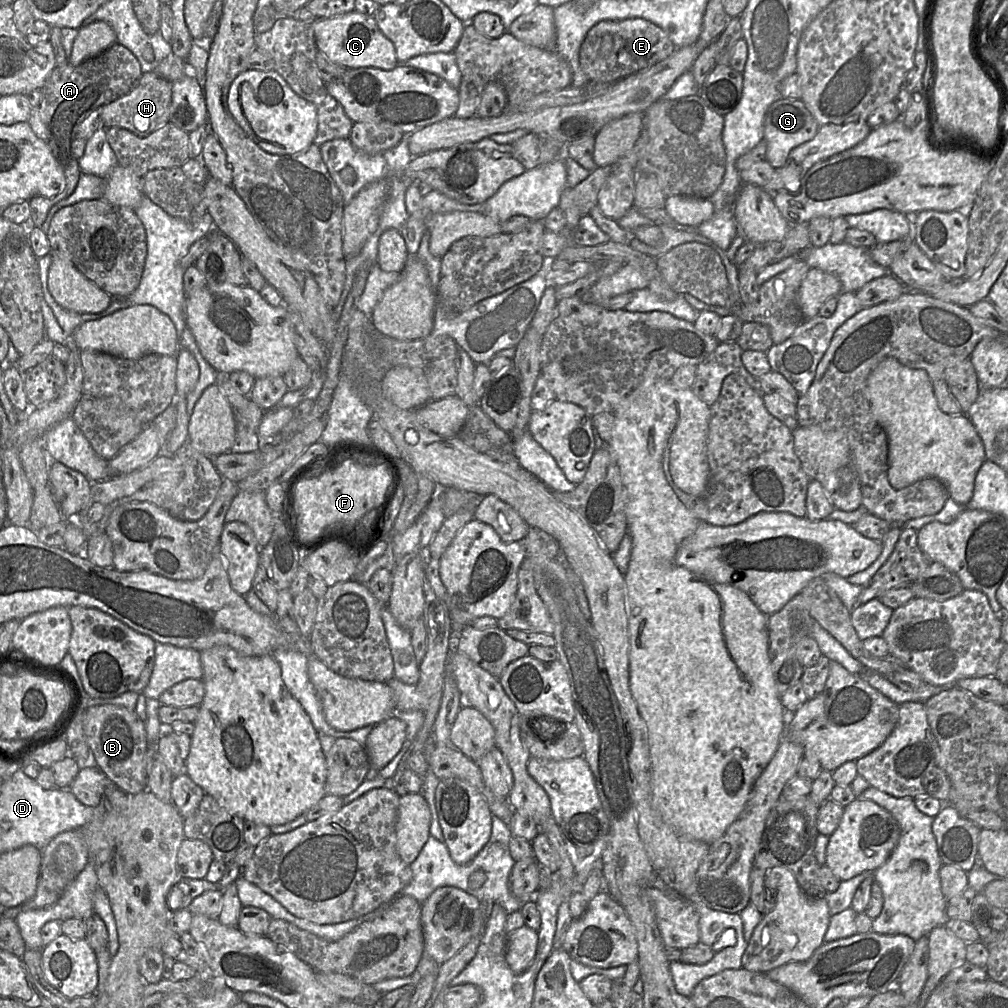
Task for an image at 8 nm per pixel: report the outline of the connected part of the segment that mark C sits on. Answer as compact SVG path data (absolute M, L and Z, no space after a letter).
M356 10L313 21L315 44L334 64L345 68L372 67L392 70L398 65L394 44L380 31L373 16Z

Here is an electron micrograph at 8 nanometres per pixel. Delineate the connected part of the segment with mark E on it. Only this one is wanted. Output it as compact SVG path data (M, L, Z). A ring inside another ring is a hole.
M643 18L602 20L592 26L579 50L579 62L589 81L614 83L617 80L644 71L668 58L676 50L667 33ZM610 34L613 46L607 55L600 54L601 37Z

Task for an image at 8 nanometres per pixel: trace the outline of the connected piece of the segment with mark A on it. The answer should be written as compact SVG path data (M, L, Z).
M118 42L78 66L73 66L68 62L54 68L40 89L42 102L39 108L41 119L47 127L46 143L63 170L65 186L53 197L35 195L29 199L31 217L27 226L41 227L52 206L70 196L74 191L81 172L78 160L72 153L71 143L76 139L80 123L97 108L129 93L136 87L142 74L141 65L136 56Z

